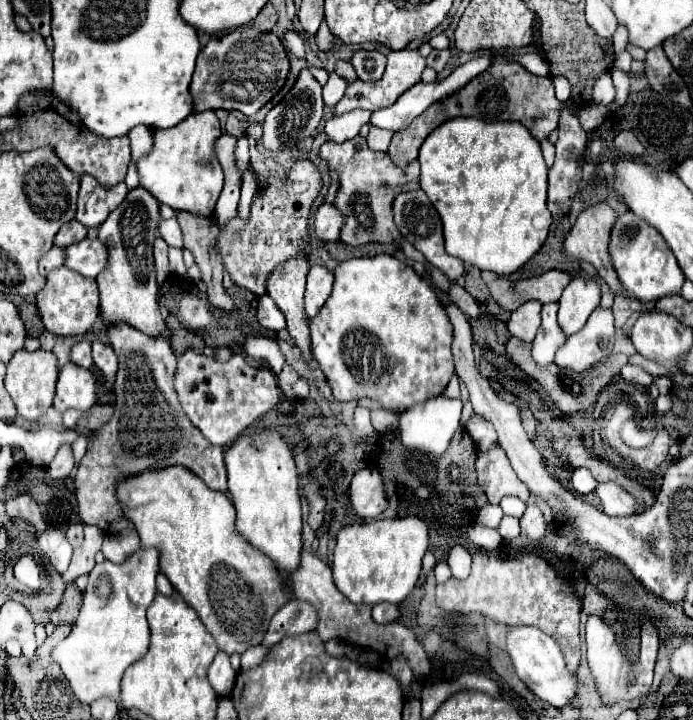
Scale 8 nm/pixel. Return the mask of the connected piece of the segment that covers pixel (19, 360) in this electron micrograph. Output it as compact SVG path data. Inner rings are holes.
M21 349L13 355L13 359L7 363L7 375L5 375L5 387L17 407L17 413L29 421L39 419L53 403L55 395L55 383L57 383L59 367L57 357L51 351L37 349L33 353Z

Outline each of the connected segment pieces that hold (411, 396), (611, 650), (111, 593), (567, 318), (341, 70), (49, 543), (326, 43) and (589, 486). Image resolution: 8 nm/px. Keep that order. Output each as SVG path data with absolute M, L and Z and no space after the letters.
M387 253L339 263L335 269L333 293L311 319L313 357L329 381L335 401L369 397L395 411L405 411L409 405L423 403L443 393L453 377L451 341L453 327L431 283L417 275L413 267Z
M589 615L587 625L585 625L585 643L587 643L587 663L589 663L591 675L595 679L597 691L601 693L603 701L615 703L619 699L637 699L637 697L643 697L649 693L651 681L653 681L655 657L657 657L657 649L659 649L657 627L651 621L641 625L641 649L639 649L637 663L629 661L629 657L625 655L623 647L617 641L613 629L599 615Z
M139 547L123 563L103 561L89 573L85 599L69 637L65 637L55 657L65 673L75 697L93 703L99 697L119 697L123 671L141 659L149 649L149 625L145 611L155 597L155 577L159 573L159 551Z
M575 275L559 299L559 325L565 335L577 333L599 307L601 285L595 279Z
M339 61L339 63L335 63L335 73L337 73L337 75L341 75L343 79L347 79L347 81L357 79L355 69L353 69L353 65L351 65L349 61Z
M47 529L37 535L37 543L39 543L41 553L49 559L49 563L59 573L65 573L71 561L71 553L73 553L73 547L69 545L65 533L59 529Z
M325 19L321 22L319 31L315 33L315 41L317 41L319 49L321 49L321 51L325 51L325 53L329 53L329 51L333 49L333 45L335 45L335 35L329 31L329 27L327 27Z
M575 469L571 485L579 495L589 495L597 489L597 479L591 475L589 469Z

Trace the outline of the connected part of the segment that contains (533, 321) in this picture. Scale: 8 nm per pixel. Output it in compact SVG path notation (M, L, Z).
M527 301L519 309L511 313L511 319L507 323L513 337L519 337L521 341L531 343L535 339L535 333L541 325L541 303Z

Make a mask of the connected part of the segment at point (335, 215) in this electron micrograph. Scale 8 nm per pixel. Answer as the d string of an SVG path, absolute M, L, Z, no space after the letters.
M325 203L315 211L315 235L323 241L339 241L343 221L345 217L331 203Z

